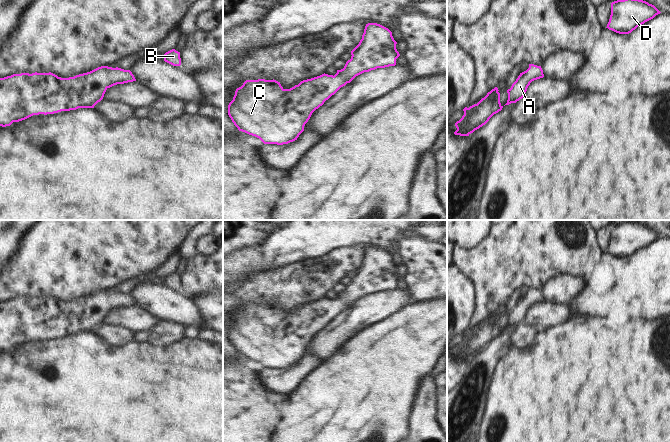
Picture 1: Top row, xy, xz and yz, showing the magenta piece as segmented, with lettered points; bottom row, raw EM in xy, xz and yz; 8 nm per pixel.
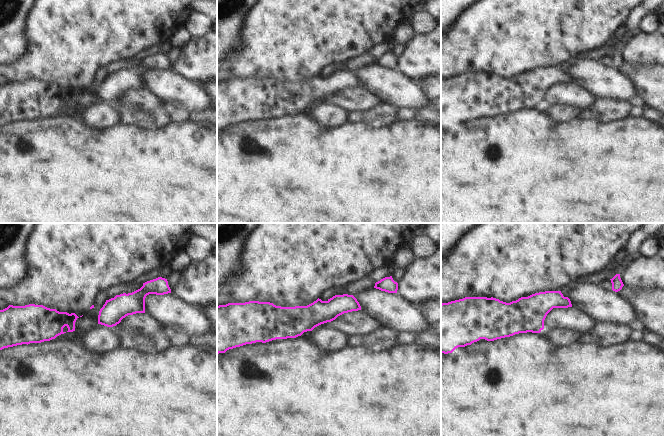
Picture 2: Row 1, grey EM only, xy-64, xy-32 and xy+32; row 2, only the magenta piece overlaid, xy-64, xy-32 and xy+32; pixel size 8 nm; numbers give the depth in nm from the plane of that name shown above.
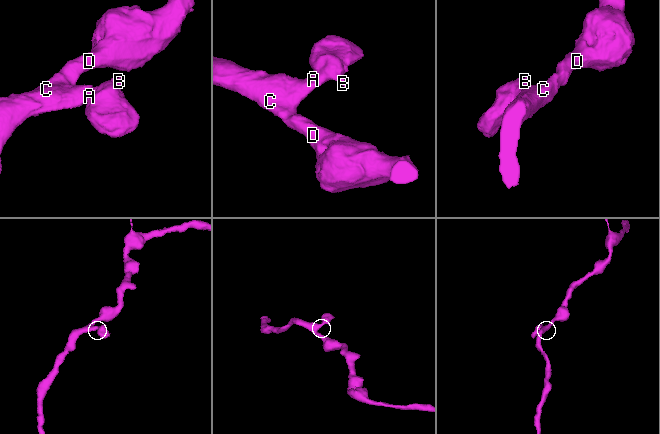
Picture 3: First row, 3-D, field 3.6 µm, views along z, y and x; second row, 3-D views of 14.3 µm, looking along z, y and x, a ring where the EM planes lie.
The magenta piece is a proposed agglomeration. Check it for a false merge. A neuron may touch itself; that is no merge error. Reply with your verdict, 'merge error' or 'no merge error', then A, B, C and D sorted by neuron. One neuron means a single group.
no merge error; A B C D

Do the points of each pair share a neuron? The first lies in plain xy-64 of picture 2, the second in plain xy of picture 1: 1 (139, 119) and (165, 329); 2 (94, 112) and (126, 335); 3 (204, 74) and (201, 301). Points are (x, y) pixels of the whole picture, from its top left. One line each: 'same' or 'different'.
1: same
2: same
3: different

